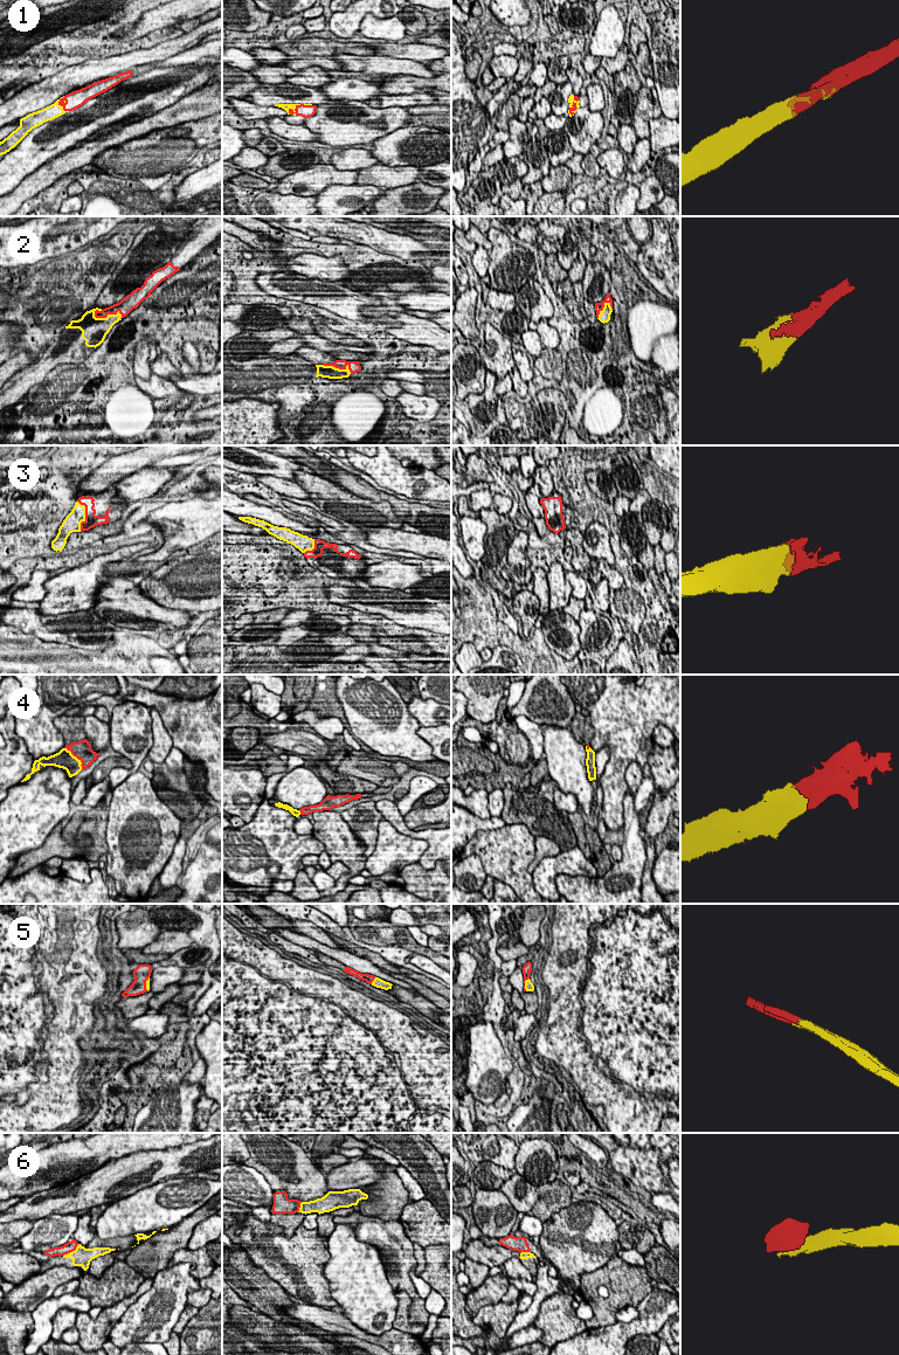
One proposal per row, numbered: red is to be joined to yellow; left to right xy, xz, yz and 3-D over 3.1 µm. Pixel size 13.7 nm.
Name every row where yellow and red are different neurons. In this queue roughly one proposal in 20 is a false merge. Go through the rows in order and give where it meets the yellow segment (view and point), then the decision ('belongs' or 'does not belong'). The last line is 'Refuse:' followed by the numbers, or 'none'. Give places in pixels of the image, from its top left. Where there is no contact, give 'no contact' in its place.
1: contact xz (294, 109); belongs
2: contact xy (106, 317); belongs
3: contact xy (84, 516); belongs
4: contact xy (76, 758); belongs
5: contact xz (374, 980); belongs
6: contact xy (73, 1251); does not belong
Refuse: 6

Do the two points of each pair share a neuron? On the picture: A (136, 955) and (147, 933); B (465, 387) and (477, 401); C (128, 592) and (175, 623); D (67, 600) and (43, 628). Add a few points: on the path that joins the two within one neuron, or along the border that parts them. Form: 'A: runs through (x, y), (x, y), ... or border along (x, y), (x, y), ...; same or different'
A: border along (131, 948), (138, 951); different
B: border along (486, 371), (483, 391), (470, 393), (465, 399); different
C: runs through (139, 603), (153, 617), (164, 620); same
D: border along (37, 603), (41, 614), (66, 614), (81, 609); different

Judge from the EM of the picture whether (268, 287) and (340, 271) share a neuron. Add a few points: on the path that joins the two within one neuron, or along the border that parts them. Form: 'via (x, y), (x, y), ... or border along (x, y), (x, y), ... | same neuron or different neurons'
border along (288, 271), (302, 274), (312, 280) | different neurons

